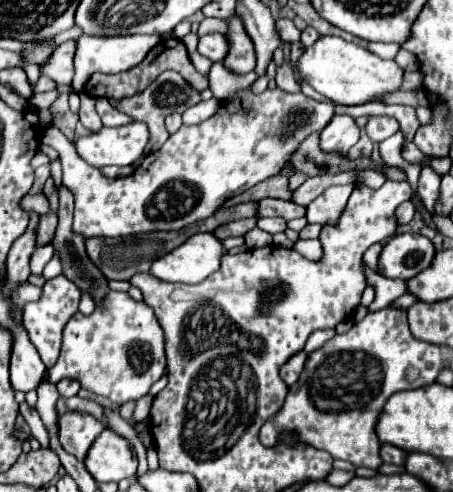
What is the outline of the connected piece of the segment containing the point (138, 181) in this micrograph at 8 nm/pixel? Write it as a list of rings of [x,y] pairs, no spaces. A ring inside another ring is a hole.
[[[249,88],[237,92],[231,100],[219,106],[219,110],[205,122],[197,126],[181,126],[169,140],[153,154],[147,154],[143,166],[139,166],[131,176],[125,178],[105,178],[97,168],[89,166],[79,158],[75,144],[67,140],[57,128],[47,128],[41,142],[49,144],[59,152],[63,164],[63,184],[75,194],[75,216],[73,216],[73,232],[87,238],[101,236],[131,236],[155,230],[181,230],[197,220],[211,216],[219,210],[229,196],[243,194],[247,188],[257,182],[277,174],[281,166],[289,160],[289,154],[297,148],[297,144],[311,132],[321,132],[333,116],[331,102],[317,102],[303,94],[289,94],[267,90],[263,94],[253,94]],[[229,182],[233,188],[229,190]]]

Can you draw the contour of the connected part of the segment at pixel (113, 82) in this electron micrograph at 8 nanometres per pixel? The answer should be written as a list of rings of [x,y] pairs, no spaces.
[[[167,38],[167,40],[159,42],[141,64],[137,64],[135,68],[131,68],[127,72],[119,72],[119,74],[99,74],[97,72],[97,74],[93,74],[87,80],[87,84],[85,84],[85,92],[89,96],[93,96],[93,98],[125,98],[125,96],[135,96],[135,92],[143,92],[163,70],[169,70],[169,68],[179,72],[191,84],[191,88],[195,88],[197,92],[203,92],[207,88],[207,78],[201,76],[193,68],[193,64],[189,60],[189,54],[185,50],[185,44],[181,40],[177,40],[177,38]]]

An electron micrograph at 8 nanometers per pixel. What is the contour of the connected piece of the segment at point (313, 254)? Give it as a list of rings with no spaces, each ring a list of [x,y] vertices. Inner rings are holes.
[[[297,240],[295,244],[293,244],[293,248],[297,250],[297,252],[301,252],[305,258],[311,258],[311,260],[317,260],[319,256],[321,256],[321,244],[319,244],[319,240]]]

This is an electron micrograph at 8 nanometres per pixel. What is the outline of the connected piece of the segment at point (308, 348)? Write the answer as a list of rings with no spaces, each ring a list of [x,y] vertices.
[[[317,330],[317,332],[313,332],[311,336],[309,336],[309,340],[307,340],[307,344],[305,344],[305,352],[307,354],[311,354],[311,352],[315,352],[319,346],[323,346],[327,340],[331,340],[335,336],[335,330]]]

